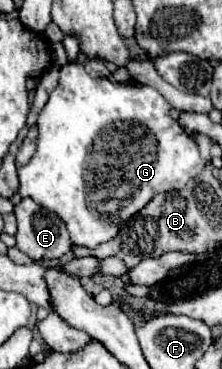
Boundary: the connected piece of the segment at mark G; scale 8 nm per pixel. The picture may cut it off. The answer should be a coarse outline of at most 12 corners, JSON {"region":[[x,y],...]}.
{"region":[[60,68],[18,192],[96,248],[206,162],[158,90]]}

